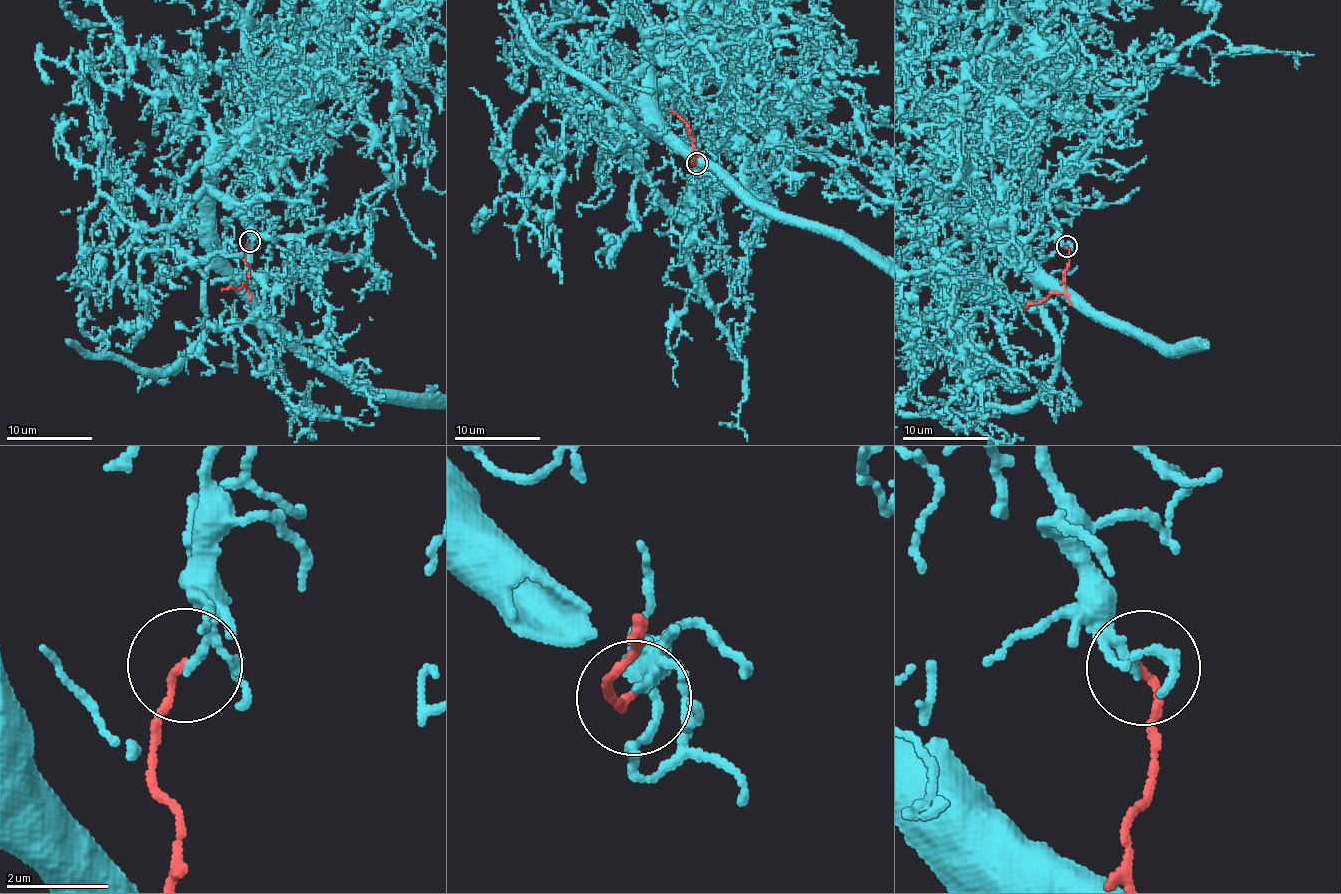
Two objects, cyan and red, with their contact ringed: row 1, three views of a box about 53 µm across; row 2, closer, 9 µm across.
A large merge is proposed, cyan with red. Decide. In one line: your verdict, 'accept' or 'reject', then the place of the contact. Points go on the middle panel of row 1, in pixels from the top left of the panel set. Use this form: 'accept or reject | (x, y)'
reject | (696, 163)

